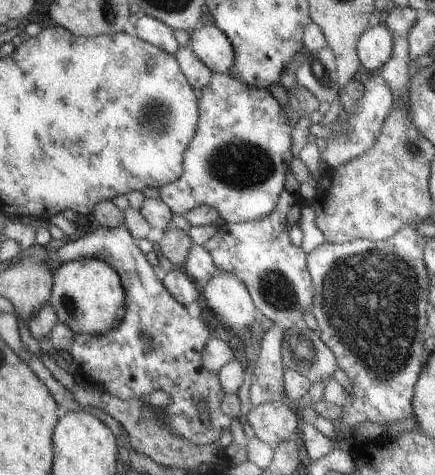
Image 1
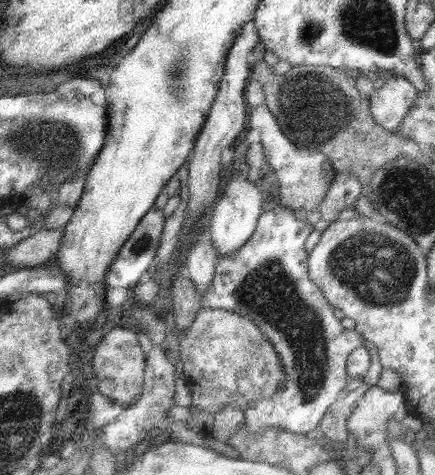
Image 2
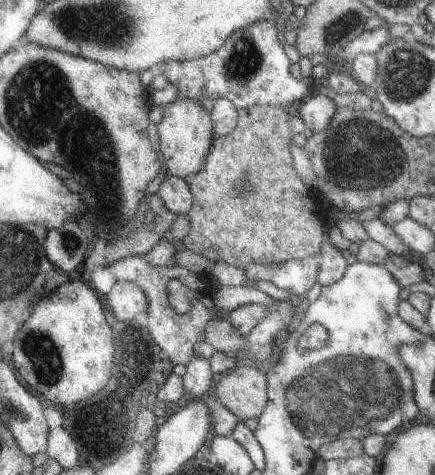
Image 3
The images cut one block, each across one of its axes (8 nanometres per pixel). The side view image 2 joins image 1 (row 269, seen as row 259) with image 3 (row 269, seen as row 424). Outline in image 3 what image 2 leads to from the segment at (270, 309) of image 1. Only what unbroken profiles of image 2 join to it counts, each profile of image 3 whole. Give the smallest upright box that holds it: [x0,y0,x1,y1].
[245,256,319,298]

